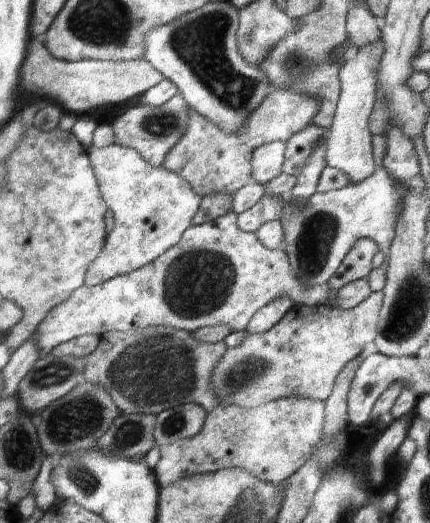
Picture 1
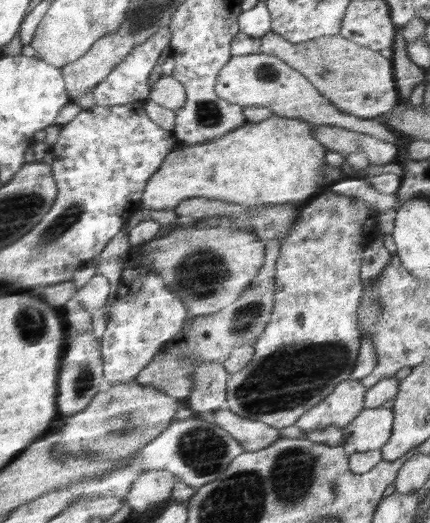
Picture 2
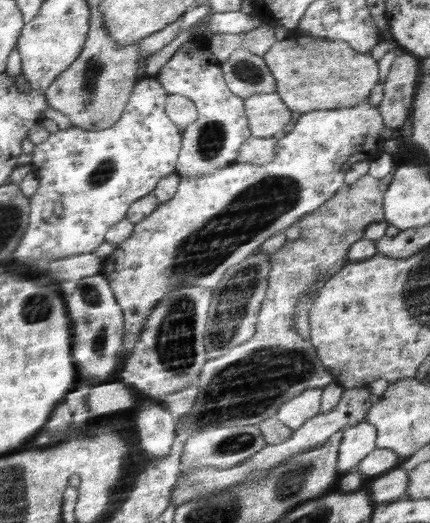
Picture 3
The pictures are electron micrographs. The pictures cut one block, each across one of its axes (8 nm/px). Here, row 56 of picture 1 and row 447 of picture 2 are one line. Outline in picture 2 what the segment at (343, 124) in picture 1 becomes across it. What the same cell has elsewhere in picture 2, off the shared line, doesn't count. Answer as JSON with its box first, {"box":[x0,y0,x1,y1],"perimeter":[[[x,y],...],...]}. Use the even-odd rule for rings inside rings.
{"box":[341,408,393,455],"perimeter":[[[392,408],[362,409],[349,425],[341,428],[348,455],[381,449],[393,433],[393,418]]]}

